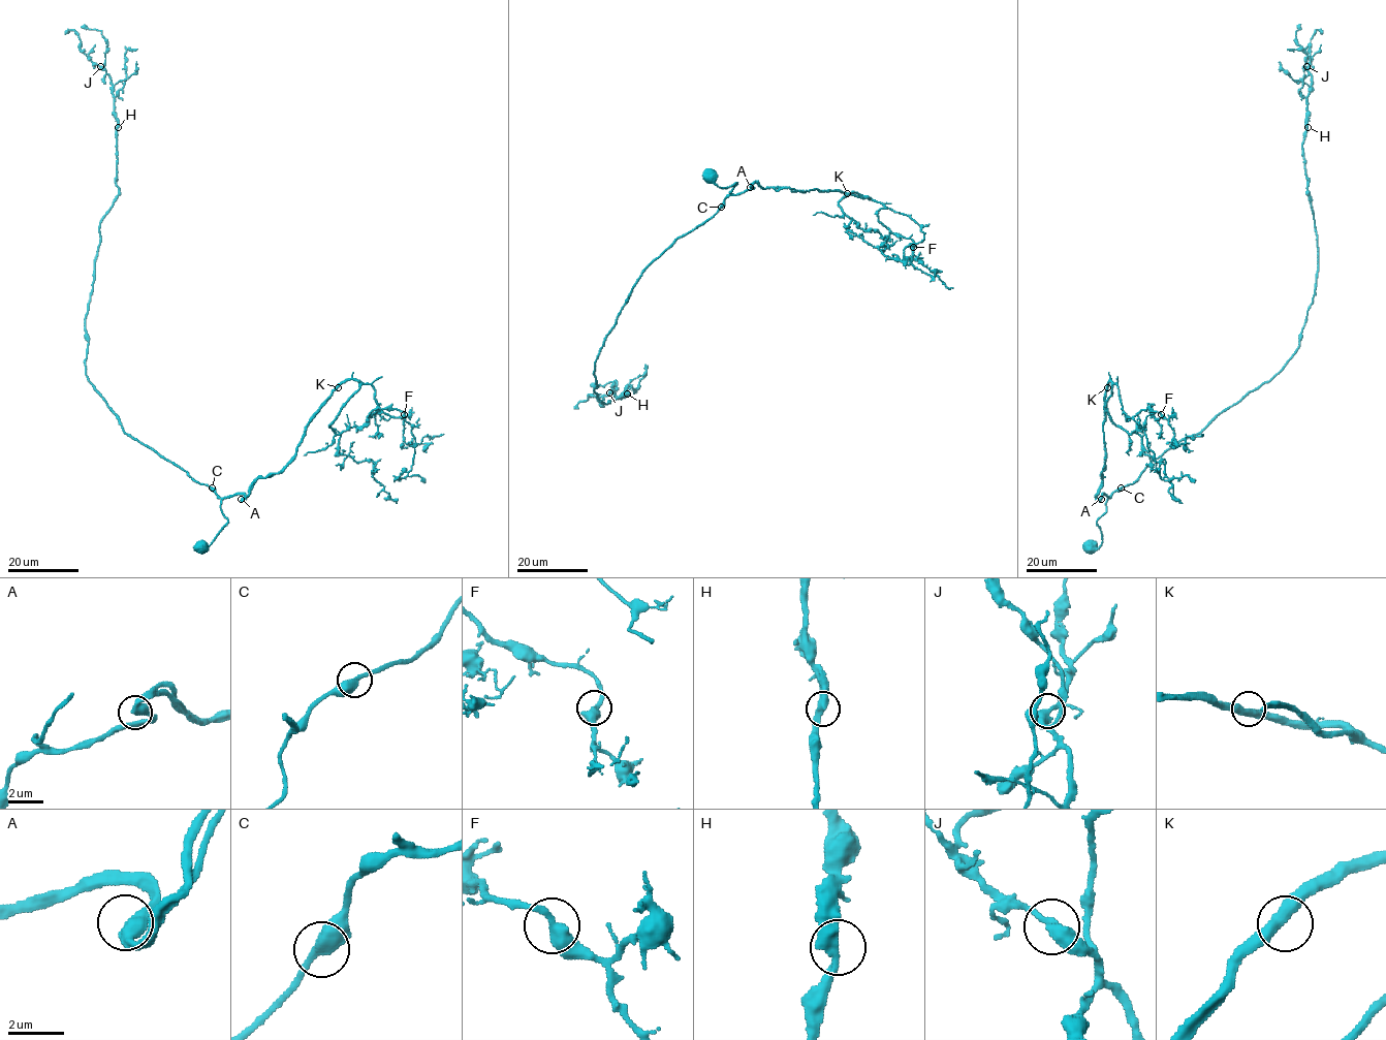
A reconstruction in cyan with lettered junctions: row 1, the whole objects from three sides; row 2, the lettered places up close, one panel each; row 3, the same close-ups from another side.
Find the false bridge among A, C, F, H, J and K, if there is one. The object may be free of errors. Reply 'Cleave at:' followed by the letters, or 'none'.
Cleave at: none

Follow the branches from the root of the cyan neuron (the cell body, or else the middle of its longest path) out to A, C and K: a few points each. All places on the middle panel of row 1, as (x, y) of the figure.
A: (711, 175), (715, 175), (715, 183), (722, 188), (735, 182), (729, 192), (733, 194), (754, 188), (750, 187)
C: (711, 175), (715, 175), (715, 183), (722, 188), (736, 183), (721, 207)
K: (711, 175), (722, 188), (735, 182), (729, 192), (733, 194), (752, 189), (754, 183), (762, 188), (847, 193)

